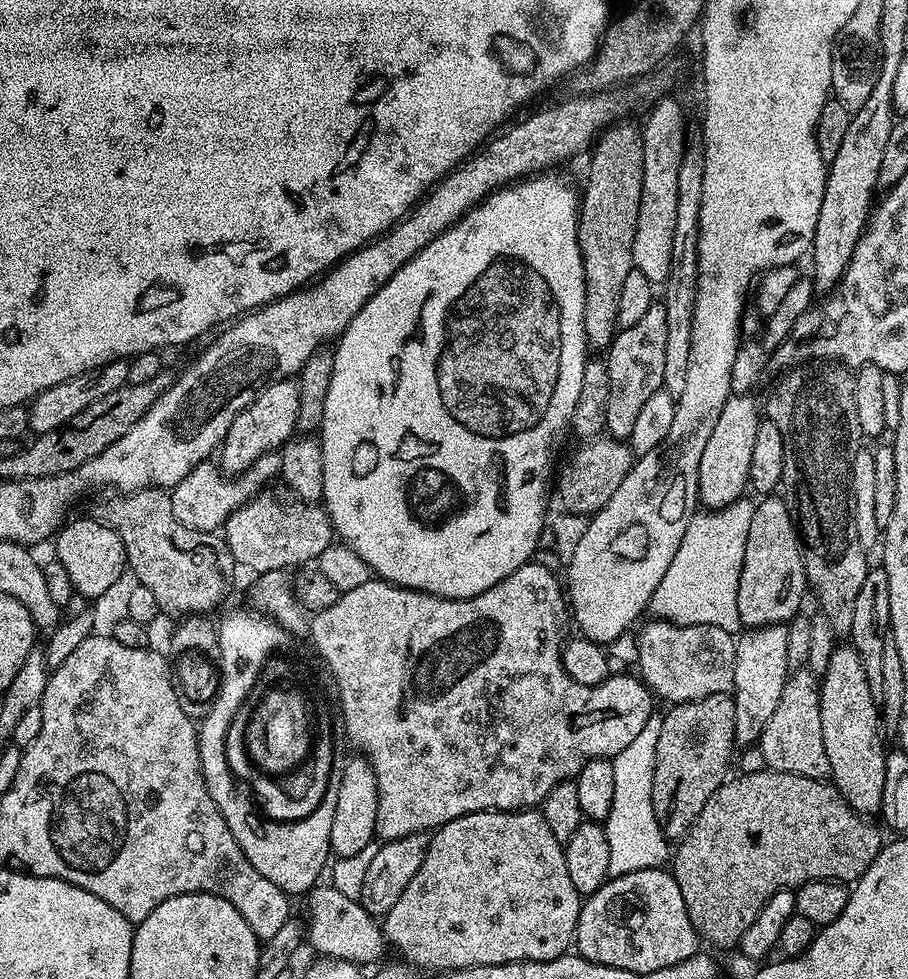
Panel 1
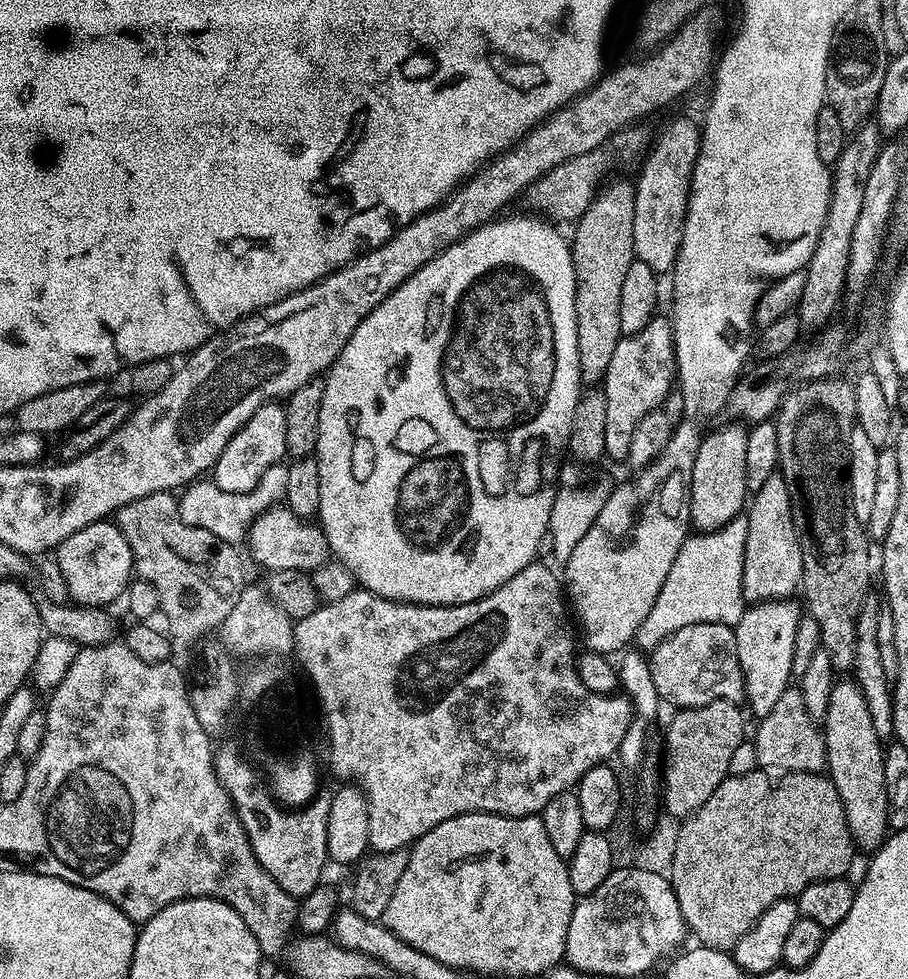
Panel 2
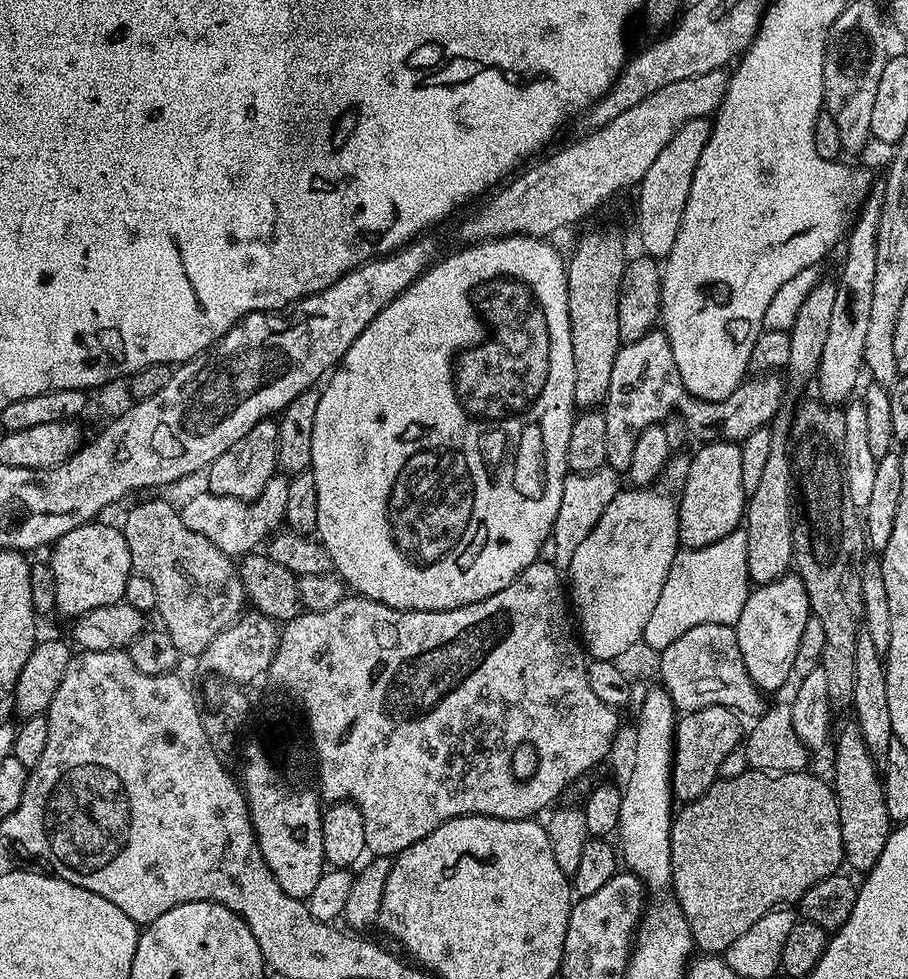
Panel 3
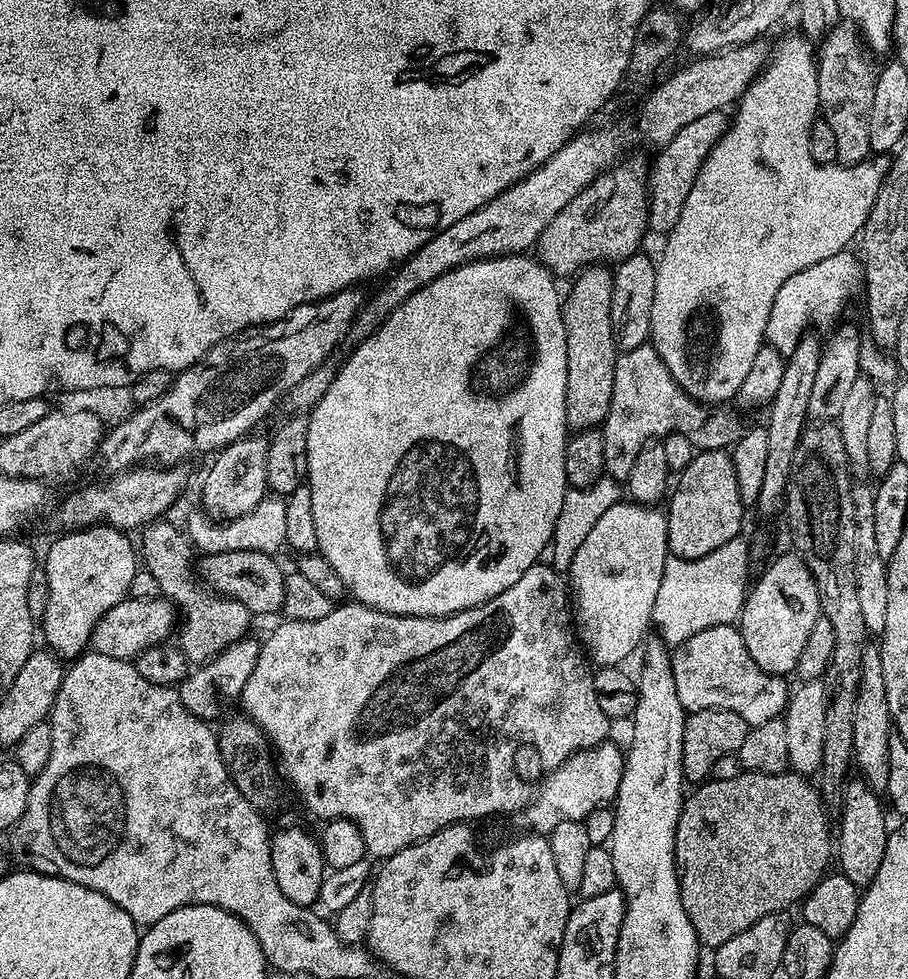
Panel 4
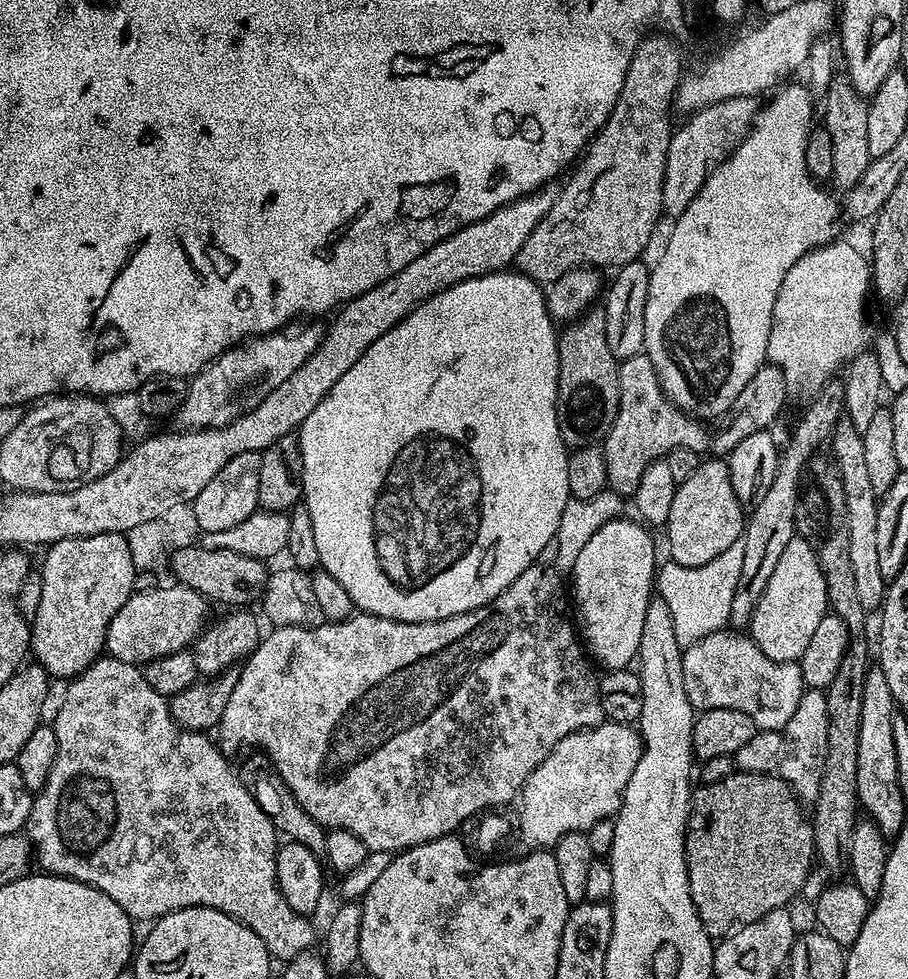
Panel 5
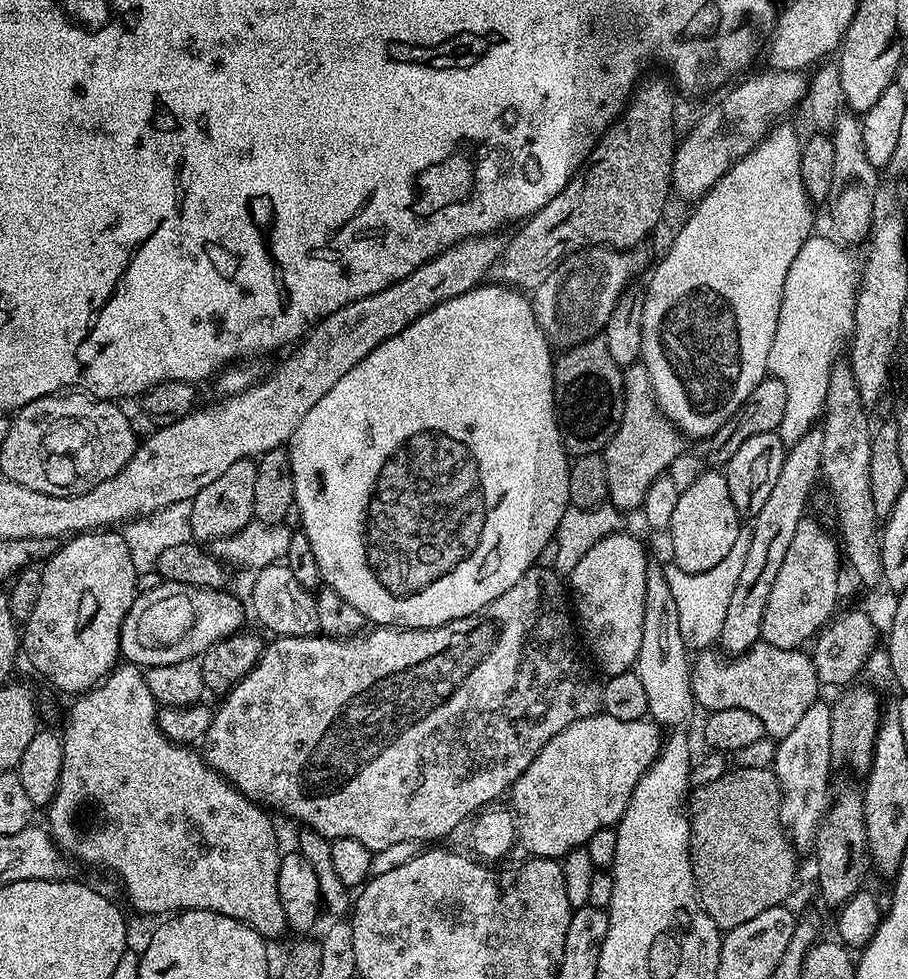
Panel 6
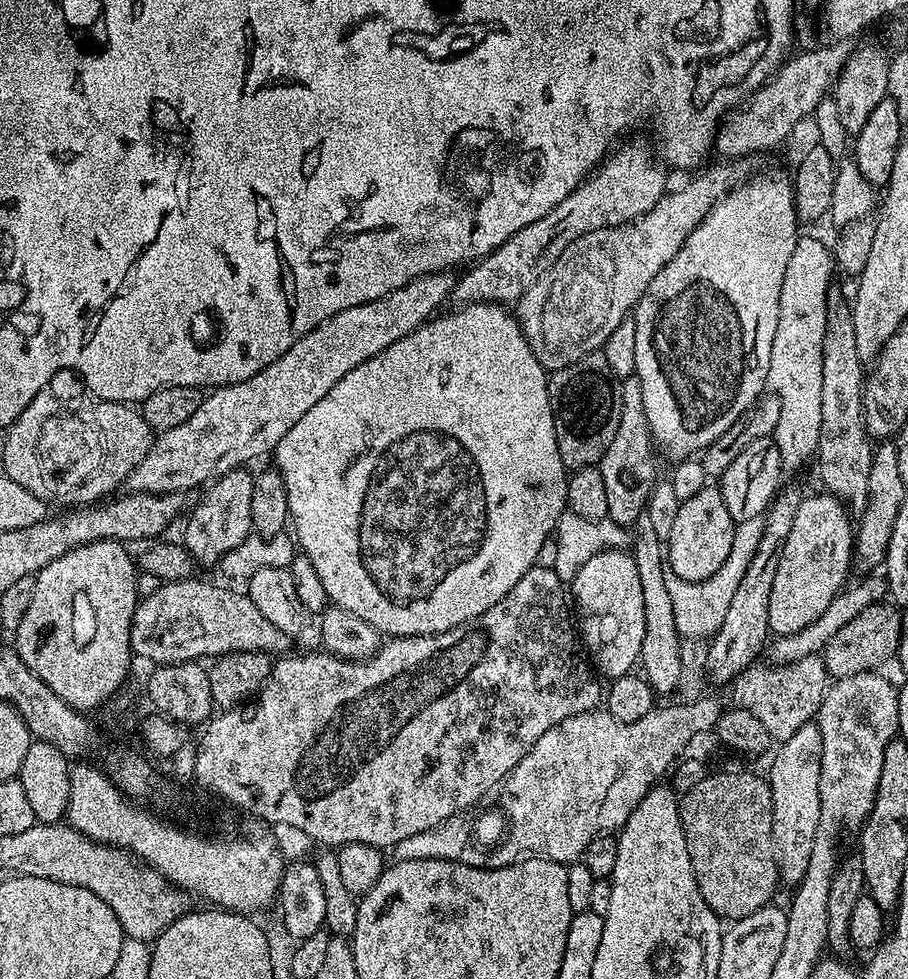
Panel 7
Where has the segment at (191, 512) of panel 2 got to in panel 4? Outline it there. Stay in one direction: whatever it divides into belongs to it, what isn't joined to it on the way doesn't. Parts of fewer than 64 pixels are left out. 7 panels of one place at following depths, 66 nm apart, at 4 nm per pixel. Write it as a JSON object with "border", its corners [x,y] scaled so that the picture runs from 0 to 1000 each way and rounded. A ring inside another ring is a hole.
{"border":[[[295,505],[292,506],[289,513],[284,513],[284,517],[280,517],[280,521],[275,521],[275,525],[267,525],[262,529],[246,533],[230,529],[224,522],[214,521],[208,525],[205,534],[205,546],[211,553],[213,561],[220,566],[240,566],[253,562],[284,562],[285,564],[304,566],[307,565],[307,560],[312,561],[315,557],[315,517],[309,508]]]}

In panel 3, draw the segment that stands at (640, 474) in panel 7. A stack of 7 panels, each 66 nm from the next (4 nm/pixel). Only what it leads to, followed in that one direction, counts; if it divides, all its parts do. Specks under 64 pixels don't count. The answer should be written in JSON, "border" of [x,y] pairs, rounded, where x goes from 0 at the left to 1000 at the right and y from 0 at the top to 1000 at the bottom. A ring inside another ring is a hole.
{"border":[[[729,337],[713,339],[693,351],[684,350],[672,382],[672,398],[663,420],[667,427],[669,477],[682,484],[691,483],[698,464],[703,443],[721,433],[730,433],[740,422],[748,422],[758,431],[758,444],[768,450],[784,454],[787,449],[817,451],[830,439],[844,437],[865,414],[866,392],[855,382],[833,382],[813,393],[808,402],[792,411],[769,409],[756,398],[747,374],[742,374],[742,360]]]}

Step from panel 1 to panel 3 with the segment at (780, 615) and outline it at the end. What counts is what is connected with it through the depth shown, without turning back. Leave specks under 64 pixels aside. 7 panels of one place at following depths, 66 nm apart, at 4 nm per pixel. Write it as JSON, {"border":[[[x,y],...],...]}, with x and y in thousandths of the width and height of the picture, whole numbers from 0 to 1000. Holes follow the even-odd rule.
{"border":[[[859,416],[849,431],[848,465],[835,496],[823,508],[818,534],[824,541],[824,591],[836,599],[869,587],[874,576],[872,566],[872,443],[873,418]]]}

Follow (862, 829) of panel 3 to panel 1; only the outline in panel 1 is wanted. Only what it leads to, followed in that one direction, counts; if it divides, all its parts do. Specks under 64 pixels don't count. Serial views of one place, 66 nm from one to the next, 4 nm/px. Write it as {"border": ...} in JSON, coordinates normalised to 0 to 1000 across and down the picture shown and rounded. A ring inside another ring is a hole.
{"border":[[[930,656],[914,668],[910,689],[903,698],[903,728],[905,729],[905,758],[910,758],[910,774],[914,774],[914,797],[927,811],[927,815],[946,834],[964,835],[971,823],[971,803],[976,803],[975,749],[971,747],[971,732],[967,712],[958,709],[958,697],[954,697],[954,684],[949,672],[945,672],[937,657]]]}

